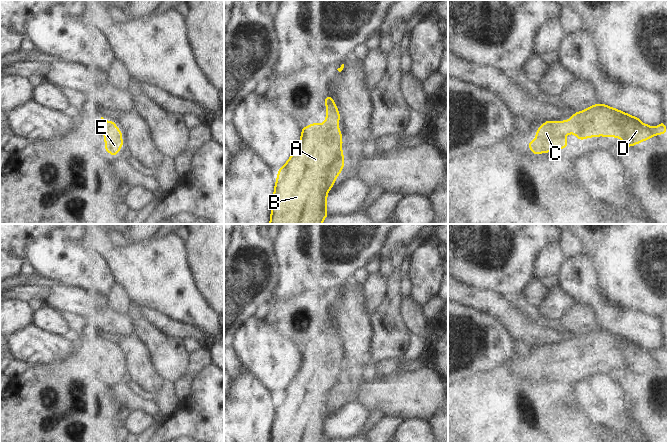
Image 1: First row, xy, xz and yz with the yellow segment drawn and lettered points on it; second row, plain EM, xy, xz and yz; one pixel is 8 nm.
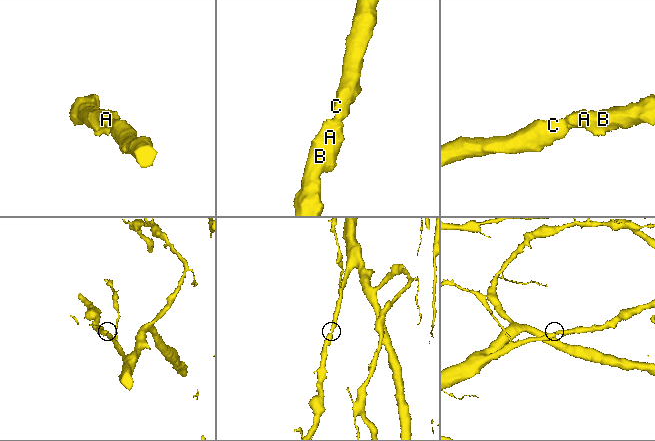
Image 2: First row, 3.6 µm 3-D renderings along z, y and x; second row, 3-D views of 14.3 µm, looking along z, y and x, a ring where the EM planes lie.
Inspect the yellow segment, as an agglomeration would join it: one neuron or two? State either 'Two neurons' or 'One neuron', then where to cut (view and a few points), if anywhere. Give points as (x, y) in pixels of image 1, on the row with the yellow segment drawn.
One neuron. No split.

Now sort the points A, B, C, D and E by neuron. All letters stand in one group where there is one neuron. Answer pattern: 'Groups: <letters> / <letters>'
Groups: A B C D E.

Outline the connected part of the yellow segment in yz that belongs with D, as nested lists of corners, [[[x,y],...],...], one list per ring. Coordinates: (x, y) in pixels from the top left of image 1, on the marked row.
[[[598,103],[574,113],[568,121],[545,121],[538,128],[535,140],[530,141],[528,146],[535,155],[555,152],[568,147],[564,138],[572,132],[579,140],[600,135],[619,137],[624,146],[629,147],[655,135],[666,134],[667,130],[663,121],[653,128],[642,124],[638,117]]]

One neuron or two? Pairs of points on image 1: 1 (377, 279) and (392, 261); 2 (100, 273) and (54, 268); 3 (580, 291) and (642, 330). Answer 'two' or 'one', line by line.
1: two
2: one
3: one

